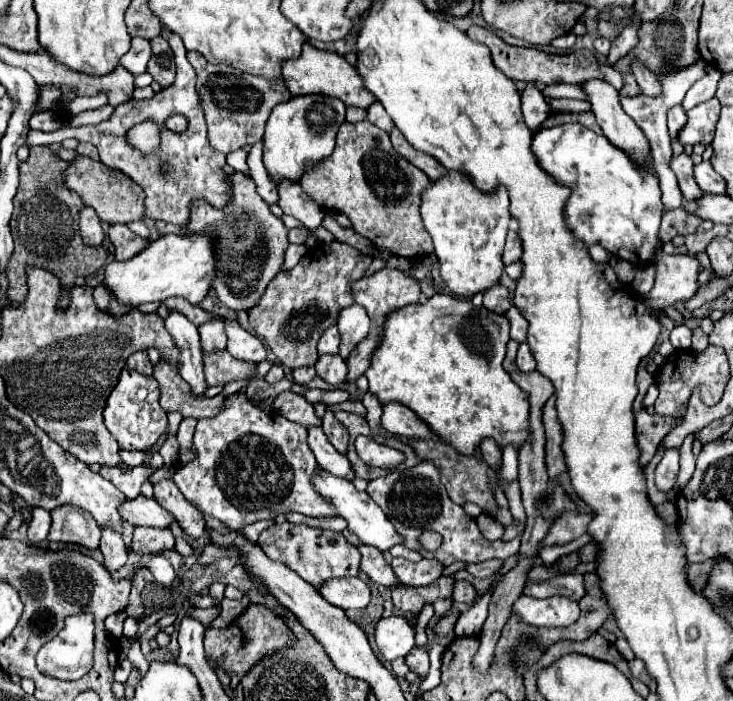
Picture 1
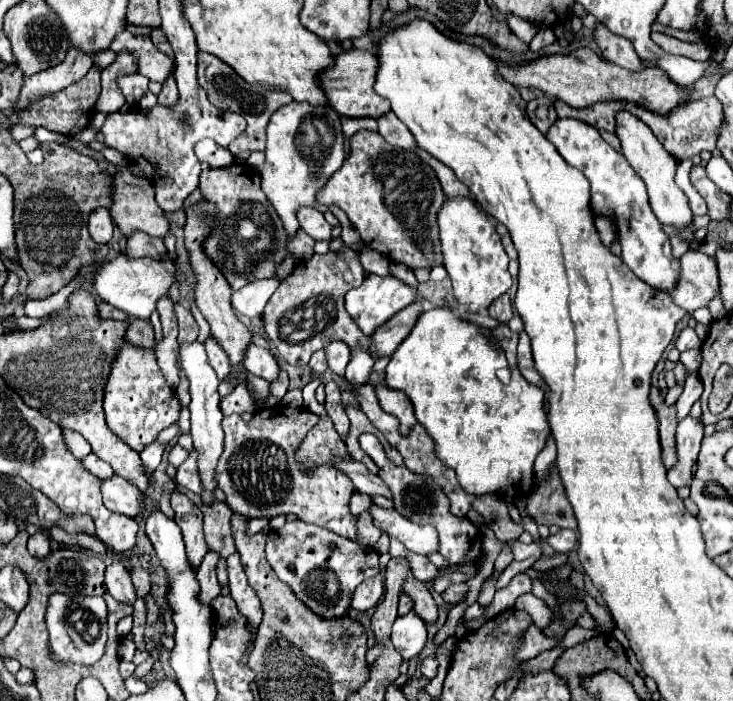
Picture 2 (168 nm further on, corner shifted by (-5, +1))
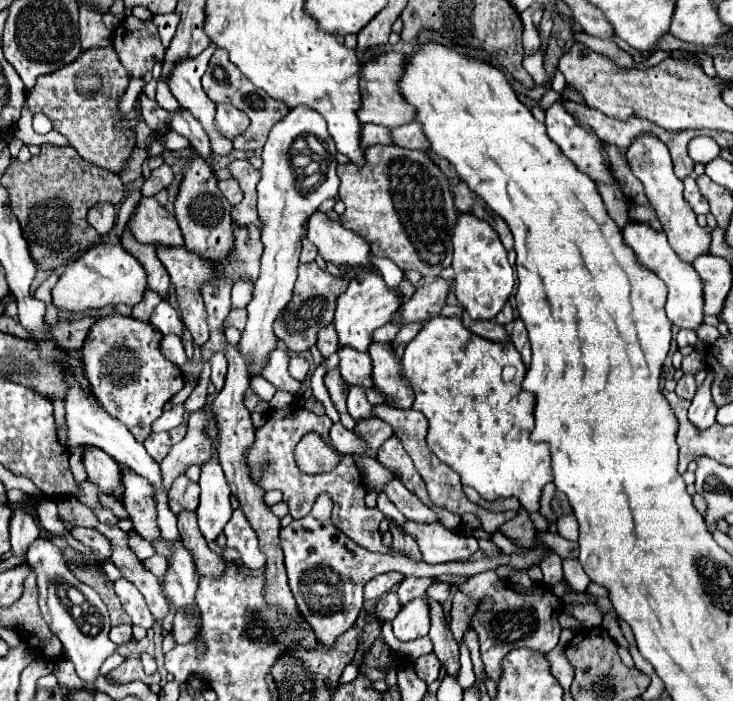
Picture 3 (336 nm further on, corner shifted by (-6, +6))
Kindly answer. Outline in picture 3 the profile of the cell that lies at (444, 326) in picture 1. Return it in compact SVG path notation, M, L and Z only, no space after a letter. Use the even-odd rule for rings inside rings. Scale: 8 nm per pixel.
M432 317L406 345L402 367L404 377L410 379L414 387L412 408L424 413L430 423L426 437L430 451L462 477L462 485L474 487L486 501L494 501L498 497L516 497L526 511L538 511L542 489L544 485L552 483L550 453L546 443L530 441L530 433L534 429L534 395L520 387L526 367L520 361L516 347L512 343L494 343L476 337L462 325L458 317Z

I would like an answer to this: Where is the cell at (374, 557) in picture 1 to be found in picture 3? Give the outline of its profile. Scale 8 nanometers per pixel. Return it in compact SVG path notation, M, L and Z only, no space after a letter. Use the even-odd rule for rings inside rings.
M430 601L430 615L432 615L432 627L430 627L430 639L434 643L434 653L436 657L444 663L446 675L456 677L458 669L460 669L460 653L458 653L458 645L452 639L450 627L446 627L446 617L444 611L440 607L440 603Z

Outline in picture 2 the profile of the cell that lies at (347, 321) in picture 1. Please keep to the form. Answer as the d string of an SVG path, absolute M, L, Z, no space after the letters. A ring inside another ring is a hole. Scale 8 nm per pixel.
M351 350L351 360L345 370L345 378L353 384L365 384L371 376L375 360L369 356L367 350Z

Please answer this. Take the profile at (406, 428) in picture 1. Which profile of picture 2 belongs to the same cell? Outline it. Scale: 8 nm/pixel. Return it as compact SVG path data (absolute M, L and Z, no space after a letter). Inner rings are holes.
M377 386L375 388L377 392L377 400L381 404L381 408L387 412L387 414L393 414L399 424L401 424L401 434L407 434L411 430L411 426L417 424L417 418L413 414L413 406L411 406L411 400L399 392L399 390L389 390L387 386Z

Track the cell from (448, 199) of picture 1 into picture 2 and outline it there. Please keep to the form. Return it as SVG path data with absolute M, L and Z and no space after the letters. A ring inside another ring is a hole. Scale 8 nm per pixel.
M447 198L437 214L439 240L443 250L443 264L453 282L453 294L467 312L487 308L495 298L511 288L511 274L507 270L509 258L503 250L501 238L491 216L471 198Z

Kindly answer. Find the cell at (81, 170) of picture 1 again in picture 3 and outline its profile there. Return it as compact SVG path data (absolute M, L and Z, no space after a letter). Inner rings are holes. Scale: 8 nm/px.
M142 197L134 213L136 215L132 217L132 221L128 221L128 229L134 233L136 241L160 247L184 245L176 219L156 199Z

